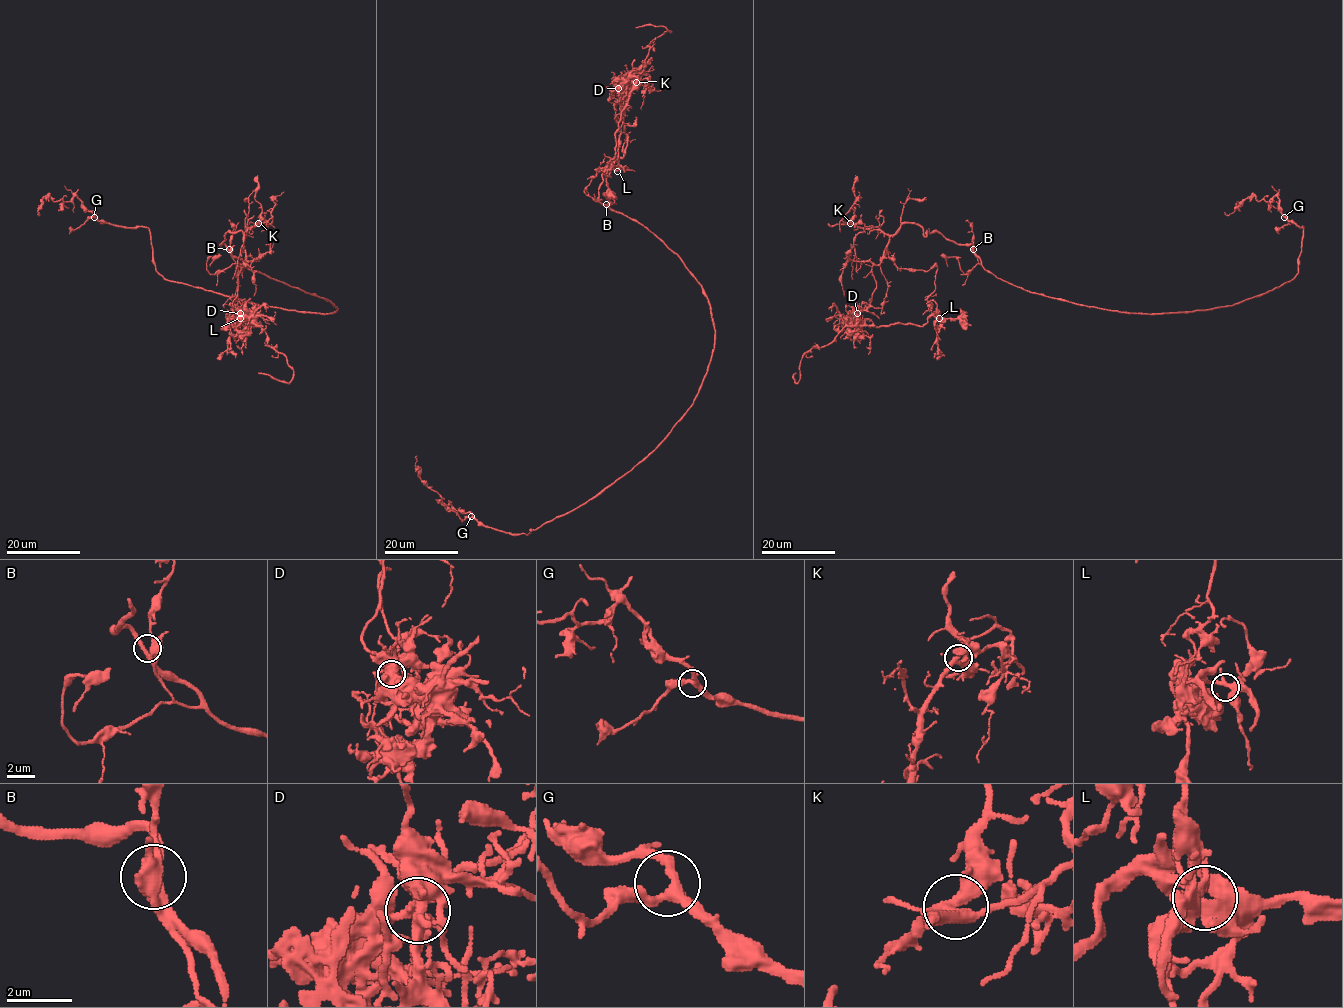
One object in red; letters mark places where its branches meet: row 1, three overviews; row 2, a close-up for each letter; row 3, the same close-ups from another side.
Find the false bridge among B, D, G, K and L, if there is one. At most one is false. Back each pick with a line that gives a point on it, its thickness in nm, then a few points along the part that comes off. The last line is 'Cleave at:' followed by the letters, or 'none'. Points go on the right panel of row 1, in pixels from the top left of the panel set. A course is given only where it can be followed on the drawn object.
D: Place: (857, 313). Thickness 300 nm. Course of the part to remove: (856, 313), (915, 223), (1099, 308), (1205, 311), (1290, 281), (1303, 229), (1279, 200), (1224, 212)
Cleave at: D

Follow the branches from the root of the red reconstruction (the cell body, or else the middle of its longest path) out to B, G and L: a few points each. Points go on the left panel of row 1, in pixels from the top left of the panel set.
B: (332, 302), (253, 271), (229, 249)
G: (332, 302), (337, 308), (333, 313), (302, 313), (169, 281), (156, 270), (146, 227), (121, 227), (94, 217)
L: (332, 302), (253, 271), (221, 244), (228, 232), (245, 236), (249, 223), (236, 268), (240, 318)

